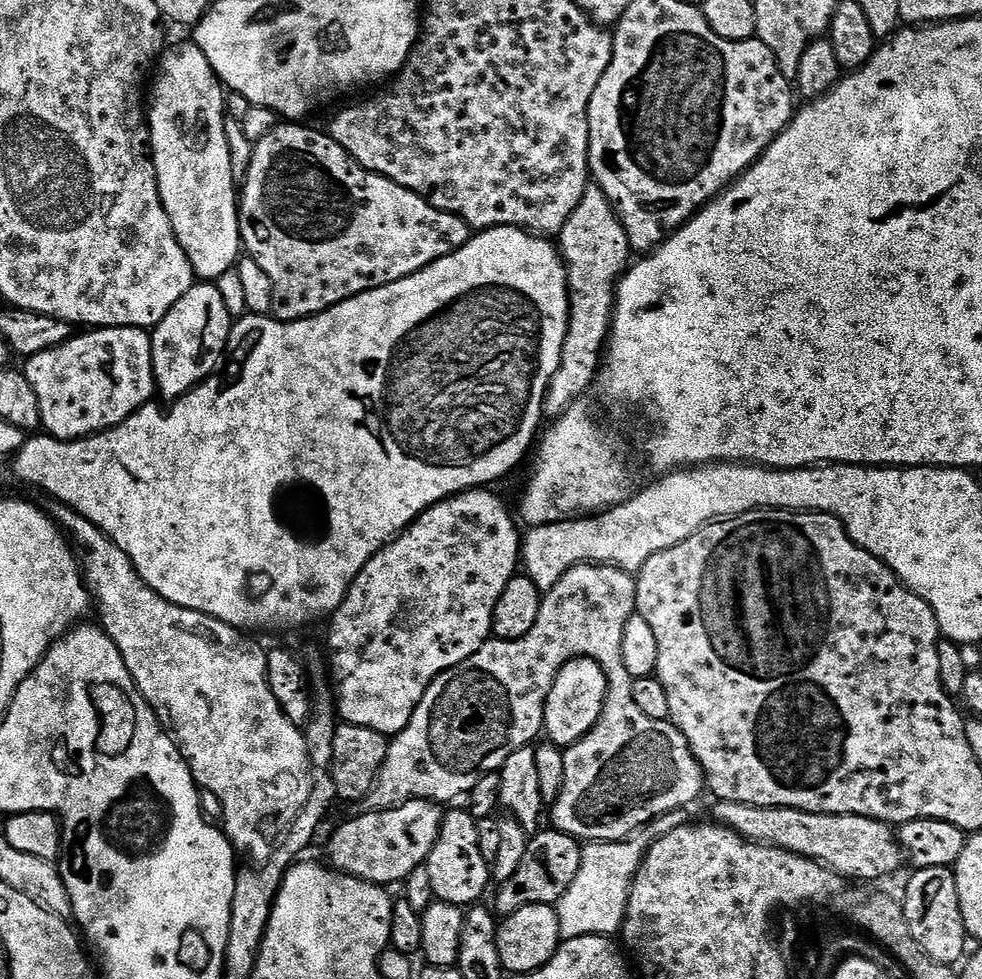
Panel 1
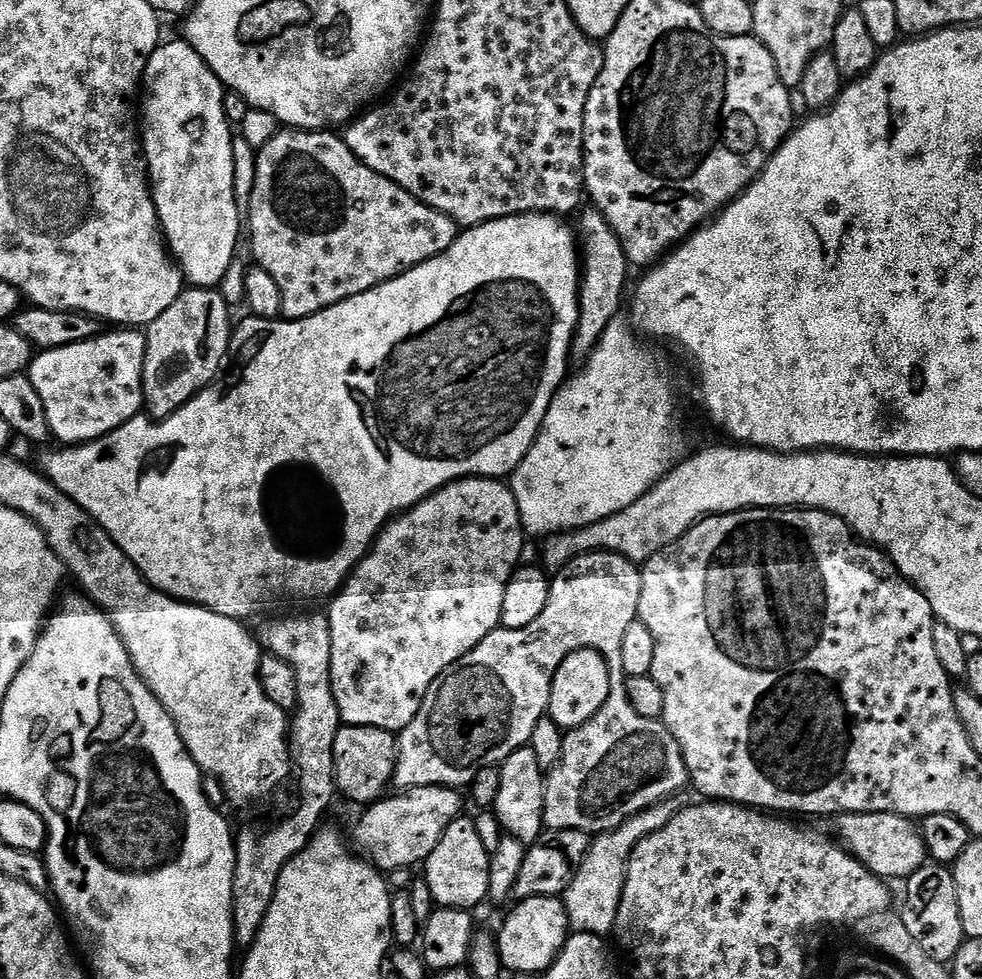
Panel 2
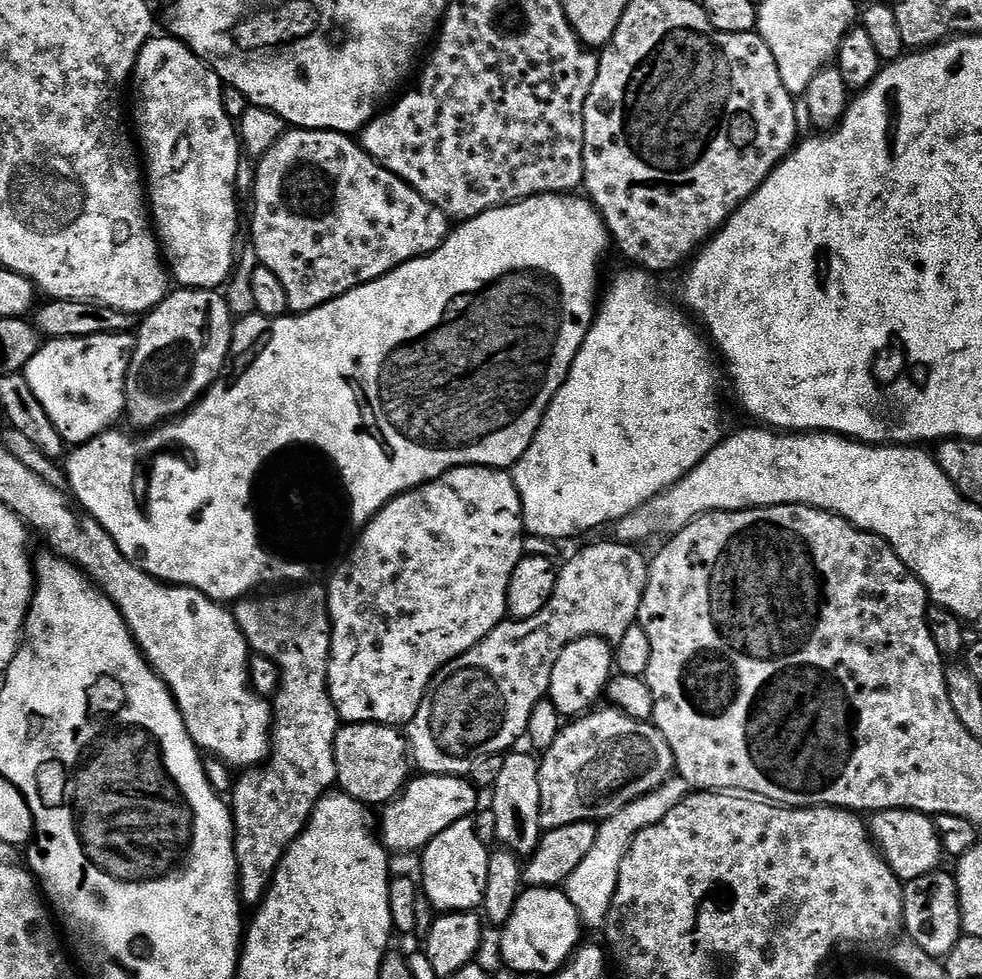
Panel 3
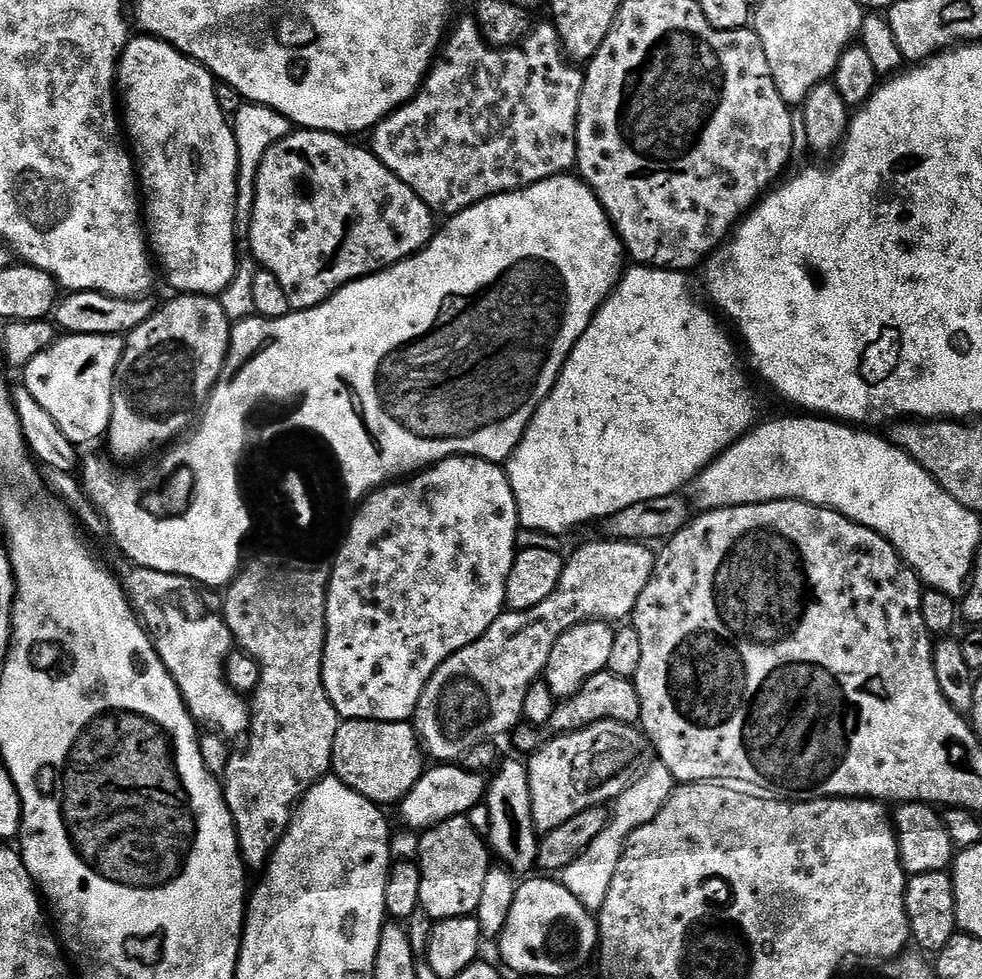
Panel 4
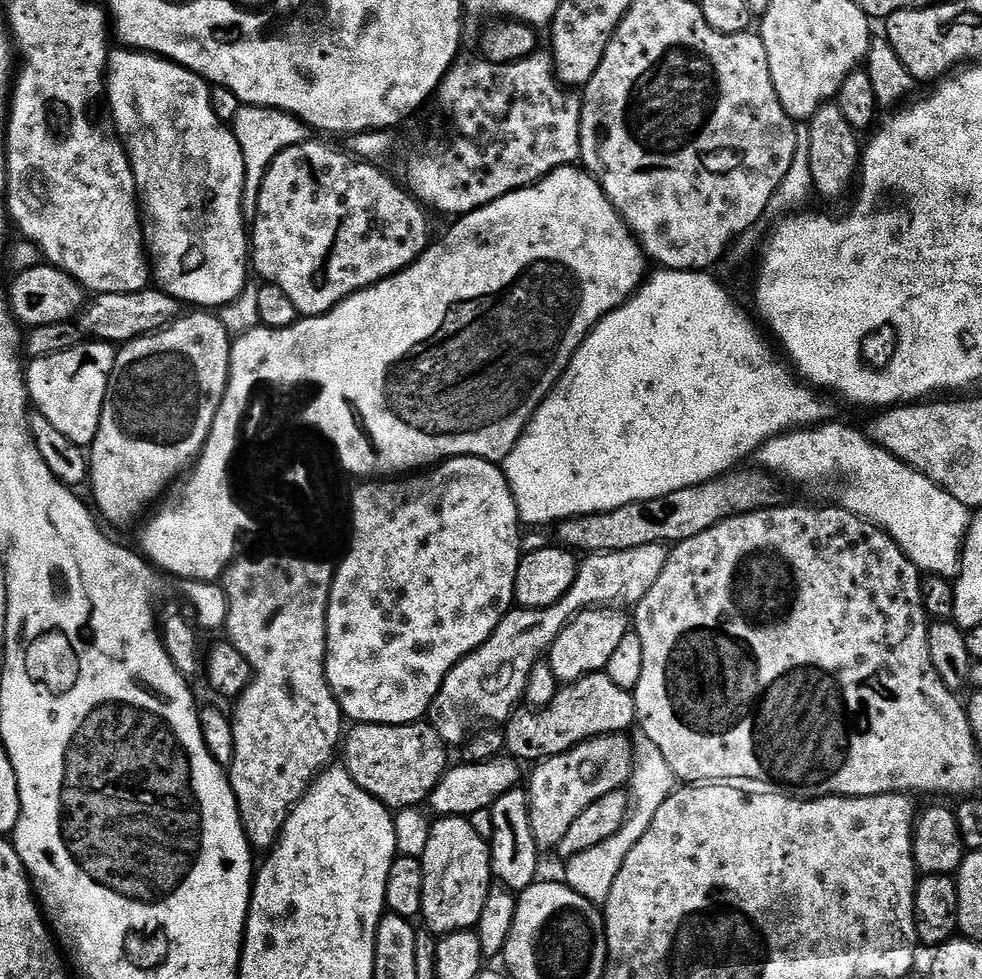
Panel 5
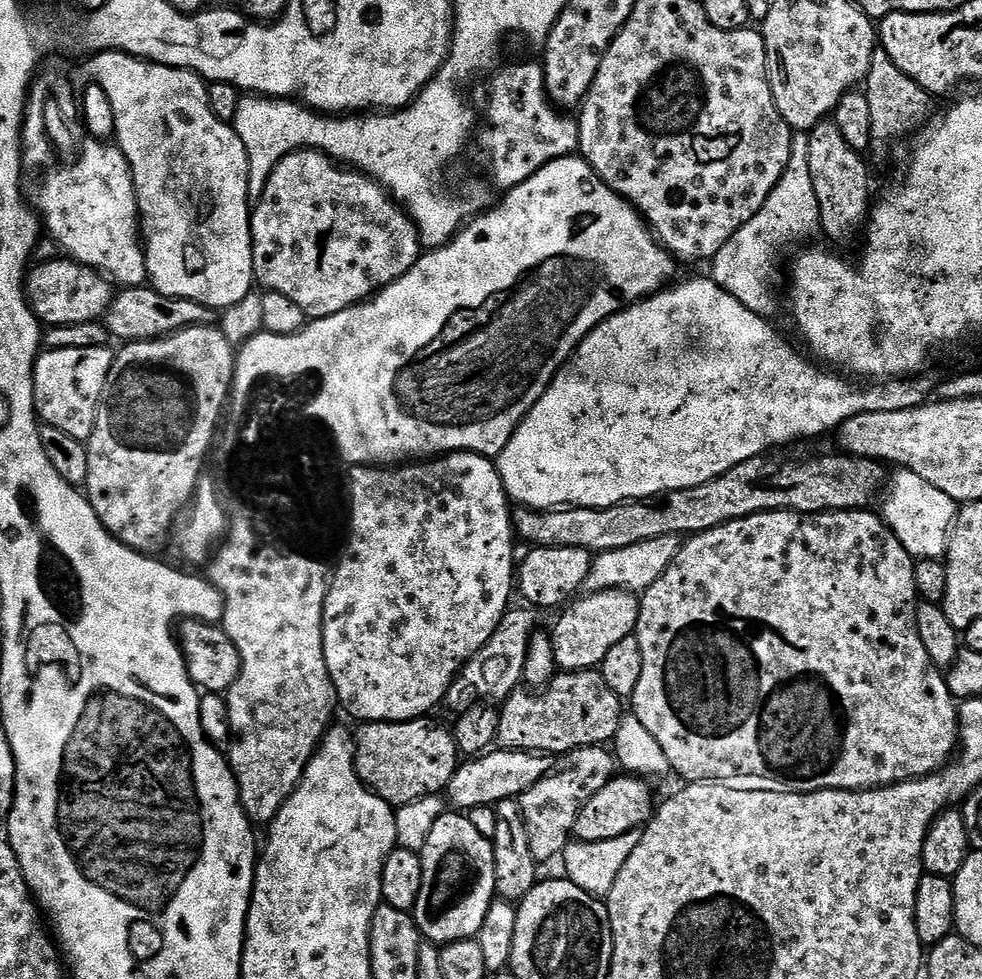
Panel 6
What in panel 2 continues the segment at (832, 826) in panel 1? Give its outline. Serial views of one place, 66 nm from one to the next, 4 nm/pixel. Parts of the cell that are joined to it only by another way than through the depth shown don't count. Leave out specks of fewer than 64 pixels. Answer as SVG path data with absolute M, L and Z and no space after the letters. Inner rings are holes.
M846 812L835 824L844 851L849 852L867 872L873 872L885 882L907 881L926 863L921 829L909 817L895 816L893 812Z

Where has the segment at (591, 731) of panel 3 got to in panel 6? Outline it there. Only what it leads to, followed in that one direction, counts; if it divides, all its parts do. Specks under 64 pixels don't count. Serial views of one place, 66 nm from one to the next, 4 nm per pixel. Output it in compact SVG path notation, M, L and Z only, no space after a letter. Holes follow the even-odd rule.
M604 746L594 748L577 748L567 753L564 769L553 771L542 777L536 785L530 786L518 797L522 818L526 824L526 838L530 838L530 854L534 854L537 862L552 860L561 855L570 843L572 827L580 813L580 807L590 797L598 794L602 786L612 781L617 775L618 760L611 751Z

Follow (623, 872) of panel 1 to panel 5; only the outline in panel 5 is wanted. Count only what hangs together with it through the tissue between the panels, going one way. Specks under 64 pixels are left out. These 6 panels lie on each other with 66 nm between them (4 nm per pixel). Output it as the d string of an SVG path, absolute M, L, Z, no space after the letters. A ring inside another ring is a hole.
M643 734L635 737L632 745L632 779L630 781L630 812L628 819L620 831L616 832L610 838L606 838L598 846L594 846L590 850L582 850L577 856L567 857L566 864L568 869L565 870L563 879L568 887L575 890L578 894L582 894L582 898L589 900L591 904L602 906L608 900L610 894L610 886L614 886L614 878L618 878L618 870L622 866L622 862L626 858L626 854L630 854L630 850L640 840L640 836L646 832L650 826L650 822L654 822L654 814L658 814L658 809L662 807L662 802L666 802L666 798L670 798L670 794L677 787L678 781L674 770L670 770L666 758L662 758L662 750L658 750L658 746L654 746L654 742L650 742L650 738L646 738Z

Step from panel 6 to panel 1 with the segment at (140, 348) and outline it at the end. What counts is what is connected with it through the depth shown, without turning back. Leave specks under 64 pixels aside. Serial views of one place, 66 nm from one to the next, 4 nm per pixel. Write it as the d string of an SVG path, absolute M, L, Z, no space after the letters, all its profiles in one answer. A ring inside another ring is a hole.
M193 283L192 289L174 302L166 318L150 332L156 392L164 395L165 401L179 400L217 371L228 347L233 323L234 318L226 310L226 302L222 302L215 283Z

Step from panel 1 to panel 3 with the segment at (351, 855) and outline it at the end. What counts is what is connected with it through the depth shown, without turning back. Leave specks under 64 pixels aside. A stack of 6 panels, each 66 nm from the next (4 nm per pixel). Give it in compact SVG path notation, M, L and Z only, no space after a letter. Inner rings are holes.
M423 774L409 779L405 789L383 809L384 817L378 820L378 836L389 853L414 852L419 853L442 830L452 826L454 822L469 819L478 809L479 789L469 779L459 776L425 776Z

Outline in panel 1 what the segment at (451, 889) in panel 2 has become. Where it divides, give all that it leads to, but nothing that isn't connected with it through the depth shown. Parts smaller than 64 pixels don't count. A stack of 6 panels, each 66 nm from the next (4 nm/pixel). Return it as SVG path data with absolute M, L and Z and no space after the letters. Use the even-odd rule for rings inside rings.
M462 807L443 813L440 837L428 855L426 865L436 900L461 906L472 906L483 901L480 899L490 885L490 862L482 858L482 850L478 846L478 821L468 810Z

